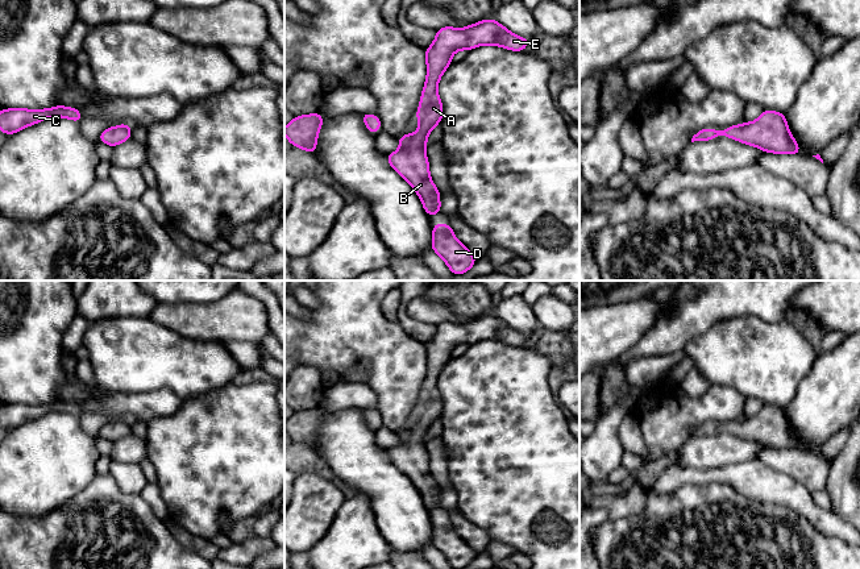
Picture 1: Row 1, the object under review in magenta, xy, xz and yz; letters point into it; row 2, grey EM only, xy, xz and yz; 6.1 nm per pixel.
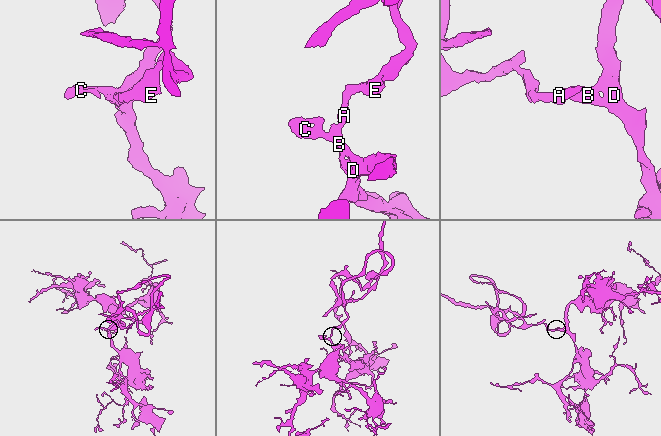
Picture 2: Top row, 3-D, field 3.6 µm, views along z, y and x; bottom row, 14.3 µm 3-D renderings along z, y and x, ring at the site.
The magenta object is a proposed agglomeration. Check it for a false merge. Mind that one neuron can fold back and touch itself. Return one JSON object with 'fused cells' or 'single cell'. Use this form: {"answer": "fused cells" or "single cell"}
{"answer": "single cell"}

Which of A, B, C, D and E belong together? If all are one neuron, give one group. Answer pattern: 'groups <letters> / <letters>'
groups A B C D E

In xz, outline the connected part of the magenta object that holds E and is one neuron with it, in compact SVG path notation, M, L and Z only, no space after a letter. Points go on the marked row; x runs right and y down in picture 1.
M494 18L482 20L462 29L444 26L436 32L433 43L425 49L427 80L416 111L419 130L399 137L400 149L387 154L390 166L411 184L428 216L441 212L441 205L440 192L431 180L425 145L431 130L443 119L437 84L452 63L452 55L457 50L471 50L482 45L523 51L531 42L531 40L511 33Z

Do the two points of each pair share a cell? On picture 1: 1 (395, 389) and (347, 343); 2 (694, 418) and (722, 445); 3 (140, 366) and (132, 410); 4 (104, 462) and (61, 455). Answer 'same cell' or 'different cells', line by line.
1: same cell
2: different cells
3: different cells
4: different cells

